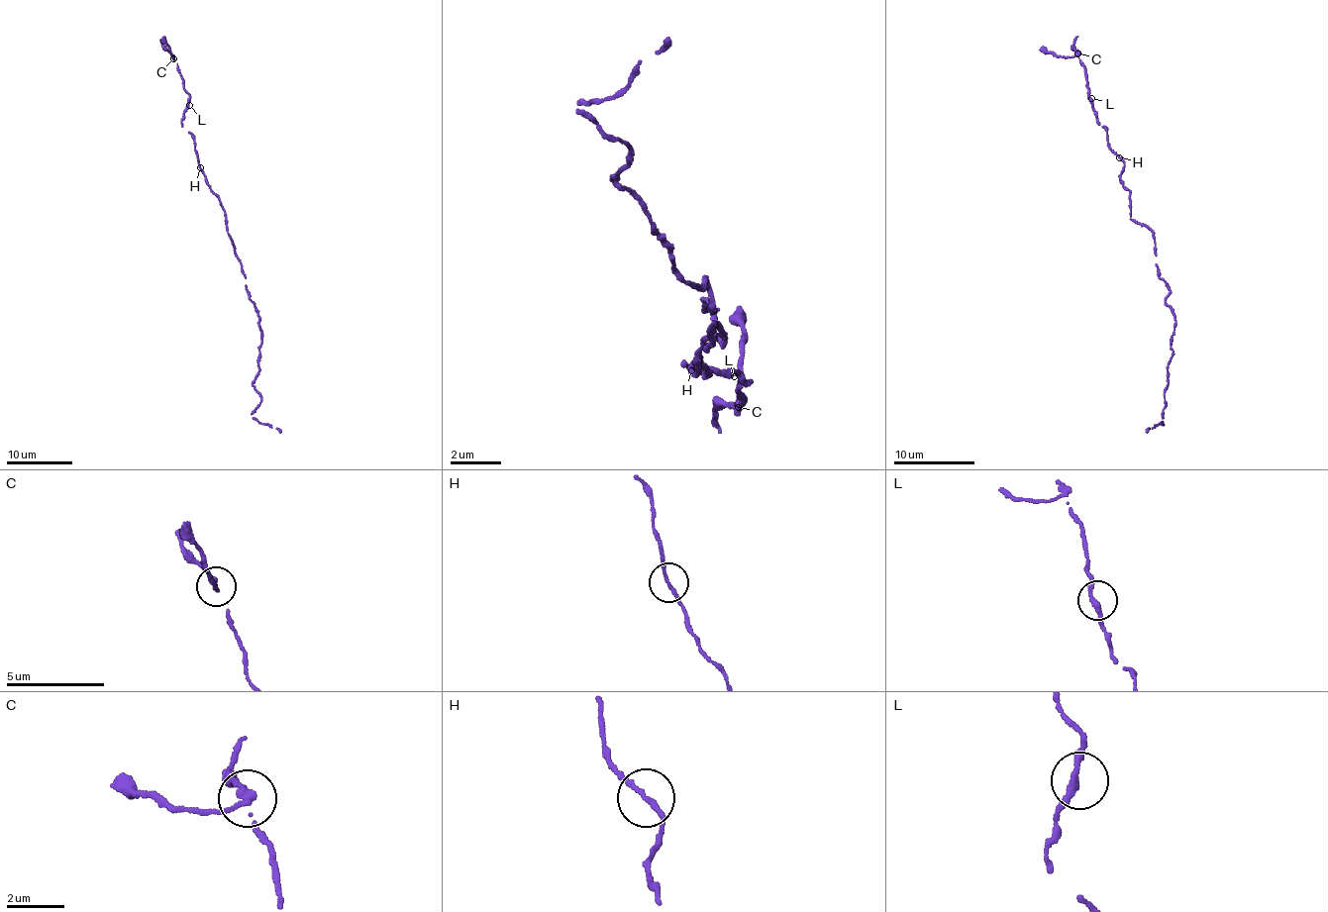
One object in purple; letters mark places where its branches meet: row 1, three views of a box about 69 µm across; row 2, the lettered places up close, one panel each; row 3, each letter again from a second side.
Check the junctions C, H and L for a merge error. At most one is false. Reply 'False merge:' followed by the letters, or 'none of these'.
False merge: C

